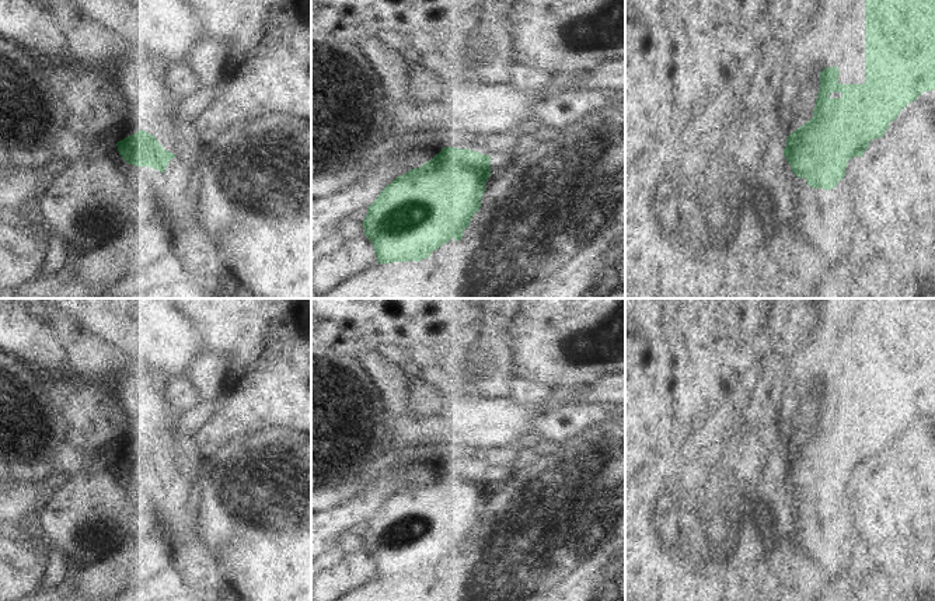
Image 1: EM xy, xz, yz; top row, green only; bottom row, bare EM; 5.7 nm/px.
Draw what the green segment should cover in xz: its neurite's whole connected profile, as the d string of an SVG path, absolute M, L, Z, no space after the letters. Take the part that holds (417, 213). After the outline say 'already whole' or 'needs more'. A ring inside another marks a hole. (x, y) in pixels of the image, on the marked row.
M443 147L419 168L397 177L367 207L362 223L373 244L377 263L419 262L451 238L460 241L481 207L491 175L491 157L470 148Z; already whole

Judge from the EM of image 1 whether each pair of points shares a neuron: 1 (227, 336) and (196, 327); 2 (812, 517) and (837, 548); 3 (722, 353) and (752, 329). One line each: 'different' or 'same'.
1: different
2: same
3: different

